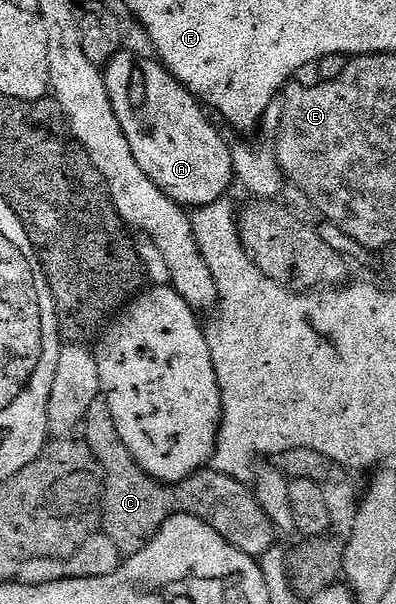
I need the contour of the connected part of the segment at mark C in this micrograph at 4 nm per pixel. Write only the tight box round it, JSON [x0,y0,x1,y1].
[82,397,278,557]

